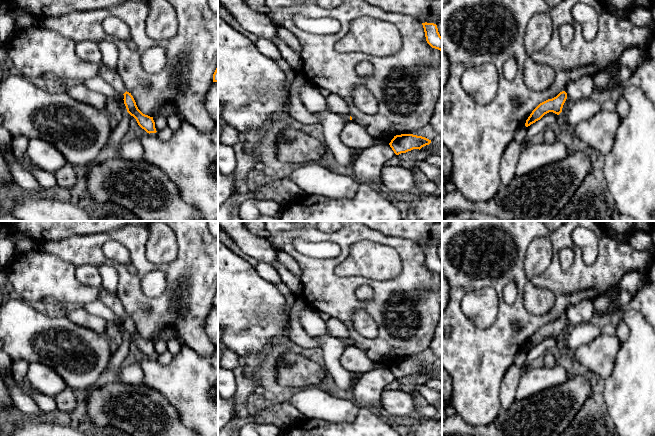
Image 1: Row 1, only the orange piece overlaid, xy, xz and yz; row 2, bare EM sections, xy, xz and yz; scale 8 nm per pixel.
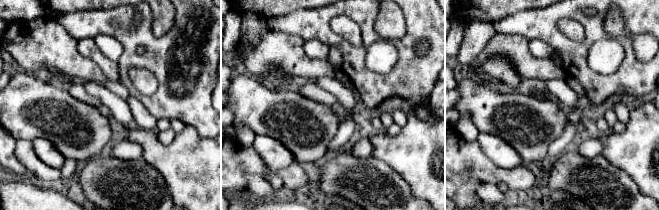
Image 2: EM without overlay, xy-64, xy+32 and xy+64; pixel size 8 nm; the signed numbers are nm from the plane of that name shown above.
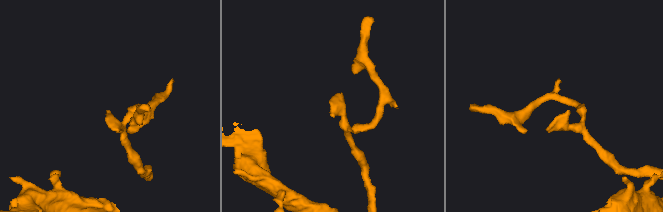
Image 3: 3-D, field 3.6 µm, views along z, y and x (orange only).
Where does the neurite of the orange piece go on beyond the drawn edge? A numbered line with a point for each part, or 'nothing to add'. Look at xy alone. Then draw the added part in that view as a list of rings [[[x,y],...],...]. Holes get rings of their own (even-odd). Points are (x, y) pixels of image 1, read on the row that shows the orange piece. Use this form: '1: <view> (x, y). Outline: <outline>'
1: xy (89, 51). Outline: [[[92,41],[76,43],[76,53],[81,59],[97,64],[99,67],[99,76],[109,83],[117,92],[123,94],[126,92],[125,85],[116,71],[116,68],[110,68],[103,63],[97,43]]]

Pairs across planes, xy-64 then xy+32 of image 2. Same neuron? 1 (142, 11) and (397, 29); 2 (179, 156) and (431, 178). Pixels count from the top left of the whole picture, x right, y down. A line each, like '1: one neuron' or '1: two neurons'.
1: two neurons
2: one neuron

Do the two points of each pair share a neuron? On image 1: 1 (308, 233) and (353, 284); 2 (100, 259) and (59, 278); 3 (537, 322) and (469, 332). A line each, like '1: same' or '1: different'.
1: same
2: different
3: same

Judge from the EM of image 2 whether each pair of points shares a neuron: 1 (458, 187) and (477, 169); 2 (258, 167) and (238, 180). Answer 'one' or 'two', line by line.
1: one
2: one

